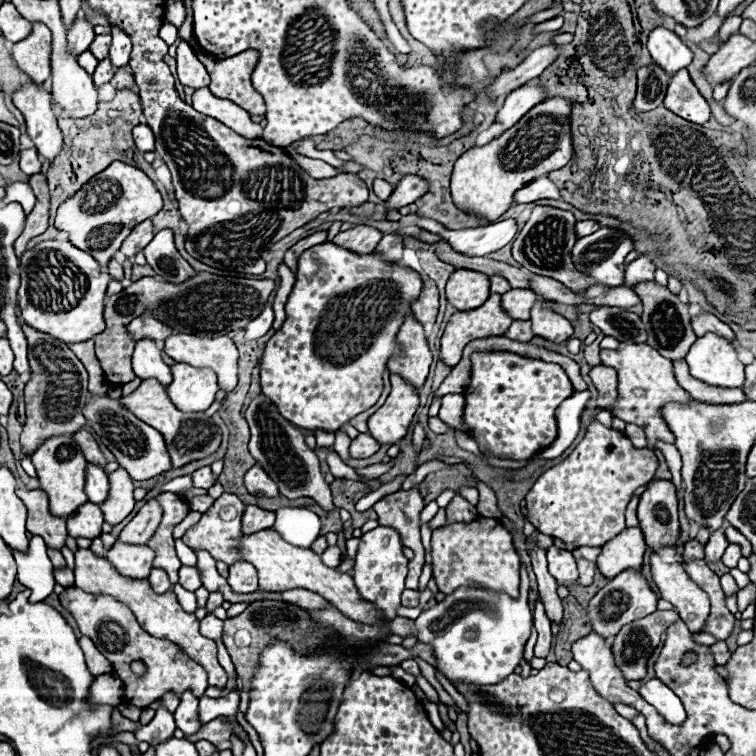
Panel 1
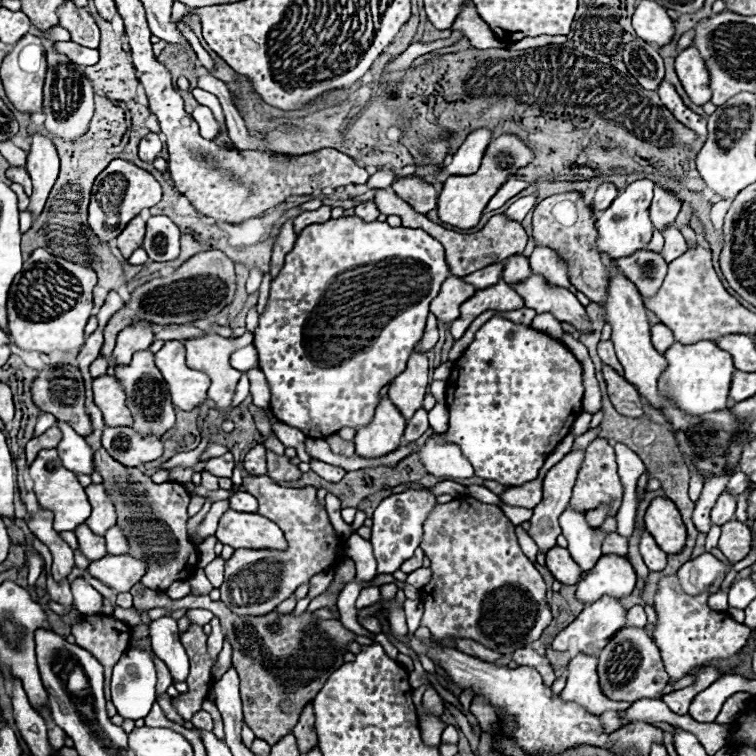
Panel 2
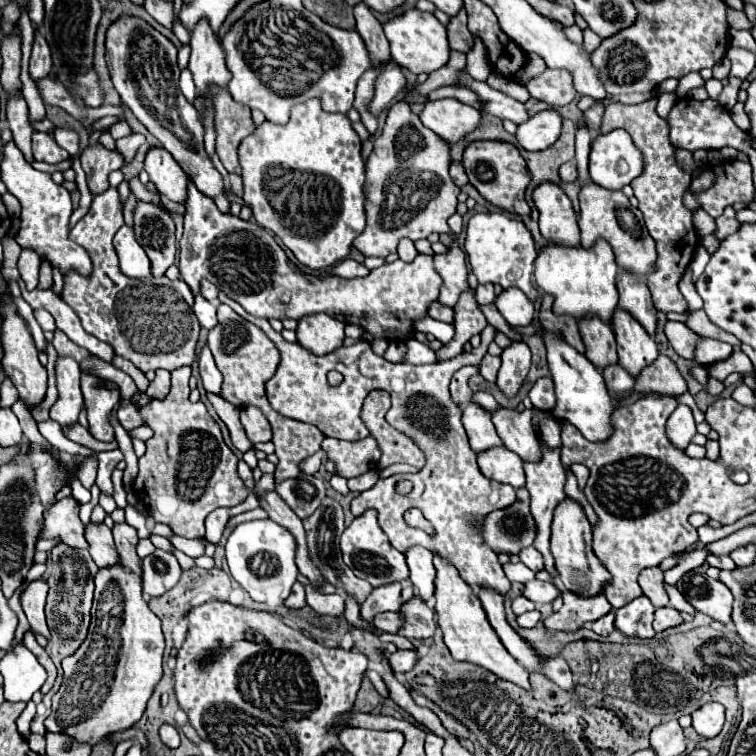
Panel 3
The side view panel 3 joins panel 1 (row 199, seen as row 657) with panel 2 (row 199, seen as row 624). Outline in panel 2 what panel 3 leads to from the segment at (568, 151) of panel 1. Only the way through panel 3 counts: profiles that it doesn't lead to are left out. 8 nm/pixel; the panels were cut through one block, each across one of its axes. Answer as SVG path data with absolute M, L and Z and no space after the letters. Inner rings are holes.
M502 134L496 140L492 140L484 152L482 158L482 166L476 174L456 174L450 176L444 182L444 188L440 192L438 198L438 216L442 222L448 222L452 226L458 228L474 228L484 212L484 206L488 206L490 198L496 194L496 190L500 190L500 184L504 184L510 176L514 176L520 168L524 168L526 164L530 164L534 160L532 150L528 148L526 142L522 142L516 134Z

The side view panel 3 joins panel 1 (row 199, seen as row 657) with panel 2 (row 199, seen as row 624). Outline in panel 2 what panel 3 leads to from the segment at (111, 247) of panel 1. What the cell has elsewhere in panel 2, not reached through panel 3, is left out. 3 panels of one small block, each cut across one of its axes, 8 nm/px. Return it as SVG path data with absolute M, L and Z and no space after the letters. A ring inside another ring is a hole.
M112 160L106 170L100 172L92 186L92 196L90 196L90 206L88 206L88 226L92 232L98 236L100 242L110 242L114 240L124 226L138 216L144 208L152 208L160 202L162 198L162 188L154 180L154 176L132 162L126 160Z

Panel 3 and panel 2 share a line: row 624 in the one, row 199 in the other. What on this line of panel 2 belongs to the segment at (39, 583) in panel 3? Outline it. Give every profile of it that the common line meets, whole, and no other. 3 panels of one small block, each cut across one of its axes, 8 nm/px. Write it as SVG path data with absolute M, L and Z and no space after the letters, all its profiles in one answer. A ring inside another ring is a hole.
M38 132L32 134L26 170L34 184L34 192L30 196L28 210L34 216L38 216L48 200L48 194L50 194L56 178L58 178L58 152L56 152L54 142L50 138L46 138L44 134L38 134Z

